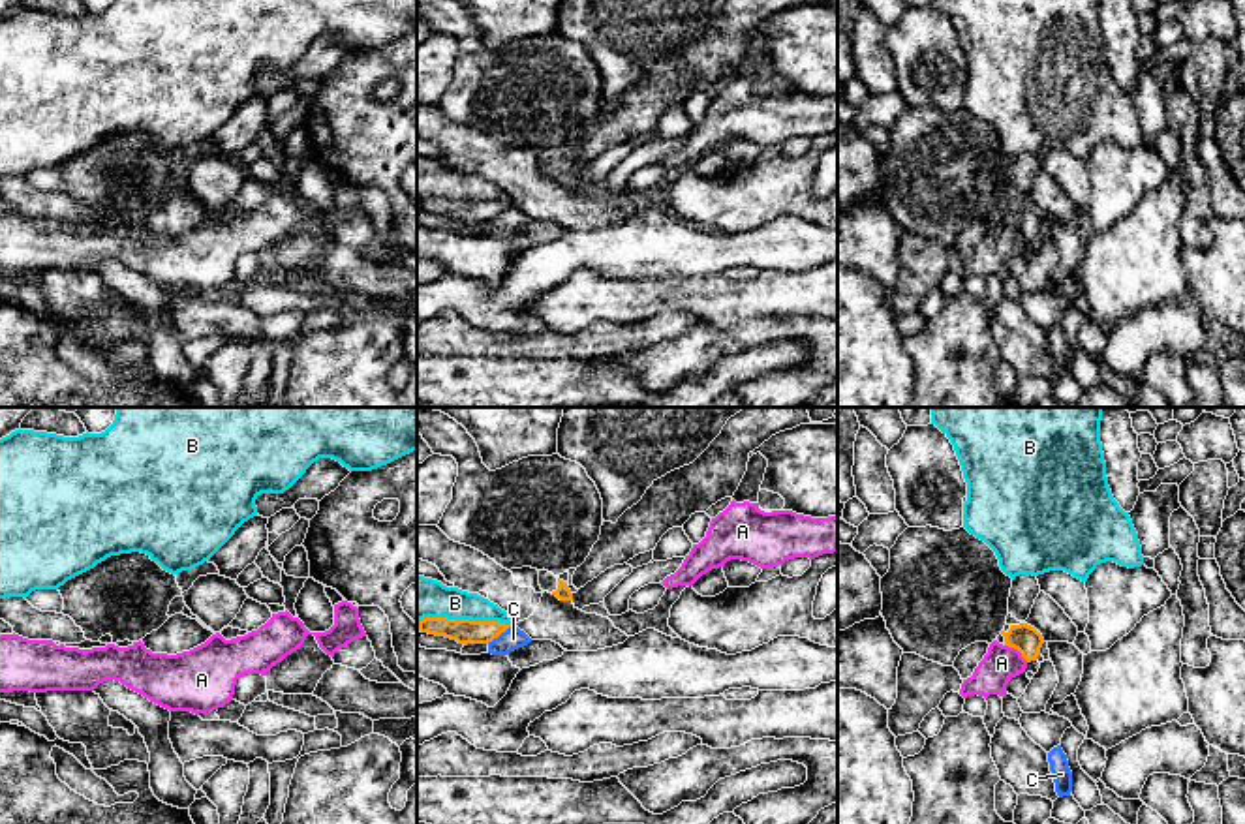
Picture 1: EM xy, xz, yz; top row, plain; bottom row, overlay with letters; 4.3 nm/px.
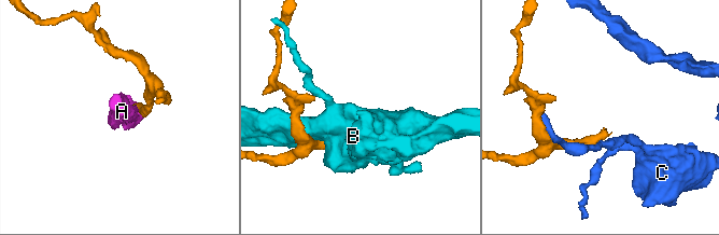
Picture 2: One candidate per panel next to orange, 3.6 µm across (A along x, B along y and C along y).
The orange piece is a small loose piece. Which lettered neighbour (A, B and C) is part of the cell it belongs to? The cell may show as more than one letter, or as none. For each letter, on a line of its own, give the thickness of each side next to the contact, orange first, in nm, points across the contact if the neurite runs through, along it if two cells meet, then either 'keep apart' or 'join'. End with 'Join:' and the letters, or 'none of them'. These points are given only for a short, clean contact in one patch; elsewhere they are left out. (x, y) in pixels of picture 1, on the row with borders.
A: calibres 120 and 160 nm; border yz (1005, 644), (1013, 646), (1028, 661); keep apart
B: calibres 110 and 190 nm; keep apart
C: calibres 110 and 90 nm; keep apart
Join: none of them

